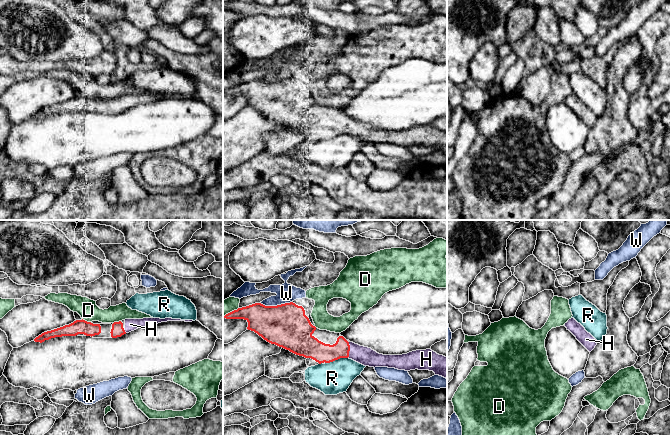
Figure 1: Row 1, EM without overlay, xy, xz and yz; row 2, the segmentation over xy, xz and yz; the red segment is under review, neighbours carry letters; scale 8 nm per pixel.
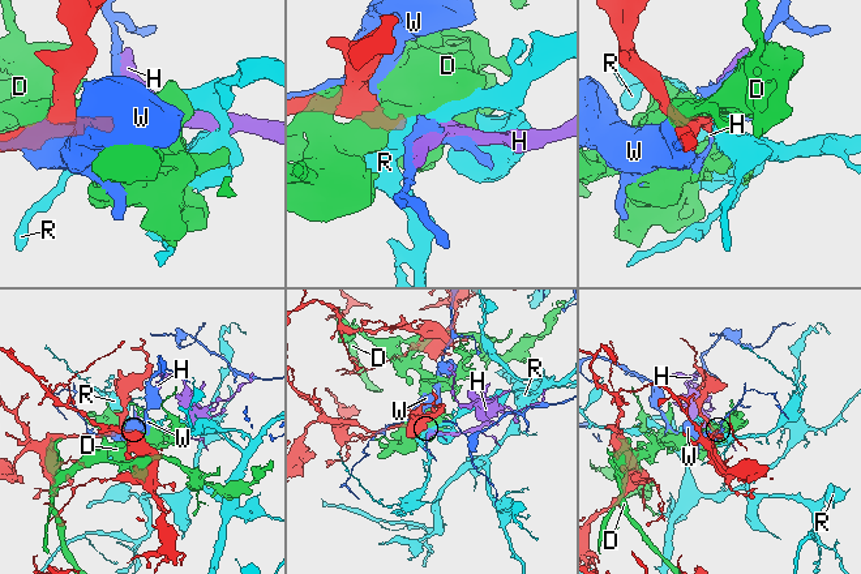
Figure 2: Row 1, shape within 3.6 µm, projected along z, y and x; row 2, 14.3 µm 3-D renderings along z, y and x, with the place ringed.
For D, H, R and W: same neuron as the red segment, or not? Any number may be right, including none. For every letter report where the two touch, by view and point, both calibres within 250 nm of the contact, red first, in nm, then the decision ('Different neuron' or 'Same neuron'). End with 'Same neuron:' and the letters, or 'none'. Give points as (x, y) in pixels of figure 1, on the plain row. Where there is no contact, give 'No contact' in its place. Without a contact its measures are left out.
D: Touches red at xy (86, 97). Thickness 110 nm (red) against 160 nm. Different neuron
H: Touches red at xz (349, 126). Thickness 160 nm (red) against 150 nm. Same neuron
R: Touches red at xz (336, 135). Thickness 180 nm (red) against 260 nm. Different neuron
W: Touches red at xz (275, 82). Thickness 340 nm (red) against 160 nm. Different neuron
Same neuron: H

